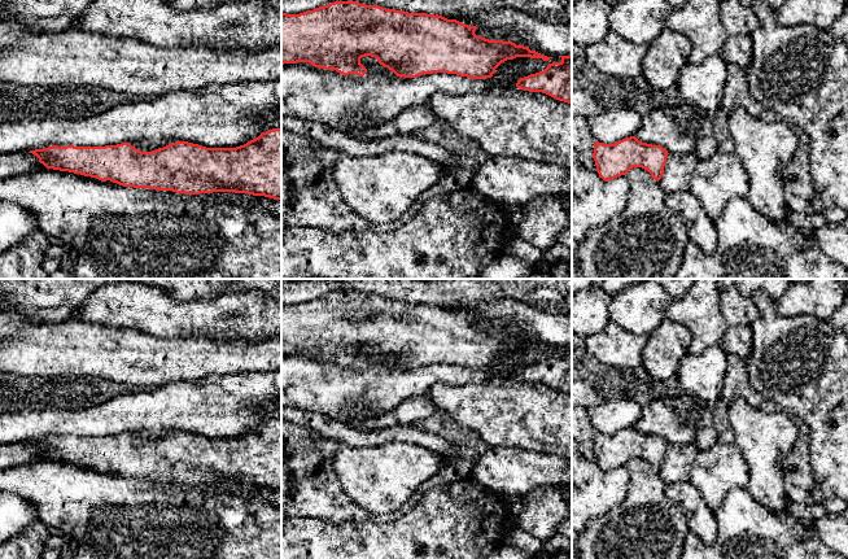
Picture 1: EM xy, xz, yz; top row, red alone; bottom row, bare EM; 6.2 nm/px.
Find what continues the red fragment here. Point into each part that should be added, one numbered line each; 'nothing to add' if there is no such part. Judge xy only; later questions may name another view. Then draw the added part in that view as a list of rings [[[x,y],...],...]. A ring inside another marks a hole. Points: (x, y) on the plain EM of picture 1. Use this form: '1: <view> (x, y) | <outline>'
nothing to add

